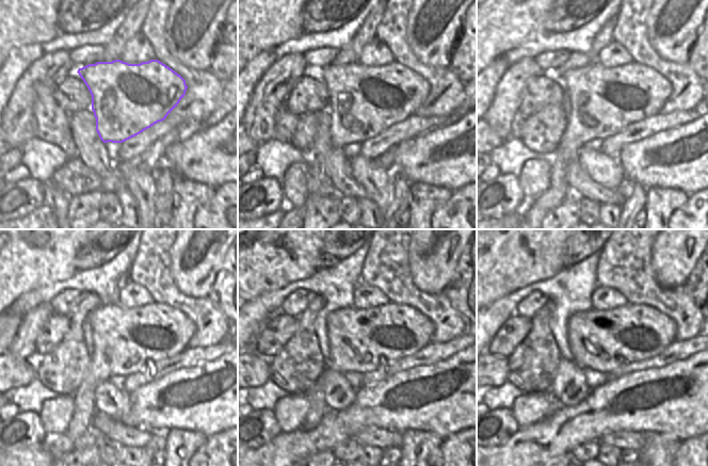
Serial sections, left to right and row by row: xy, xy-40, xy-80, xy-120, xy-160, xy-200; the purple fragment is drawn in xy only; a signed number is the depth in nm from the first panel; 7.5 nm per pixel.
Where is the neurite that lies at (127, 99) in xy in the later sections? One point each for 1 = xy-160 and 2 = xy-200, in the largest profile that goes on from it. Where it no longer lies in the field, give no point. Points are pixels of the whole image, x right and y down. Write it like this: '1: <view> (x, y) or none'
1: xy-160 (361, 340)
2: xy-200 (604, 341)

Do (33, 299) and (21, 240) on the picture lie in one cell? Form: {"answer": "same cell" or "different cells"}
{"answer": "different cells"}

